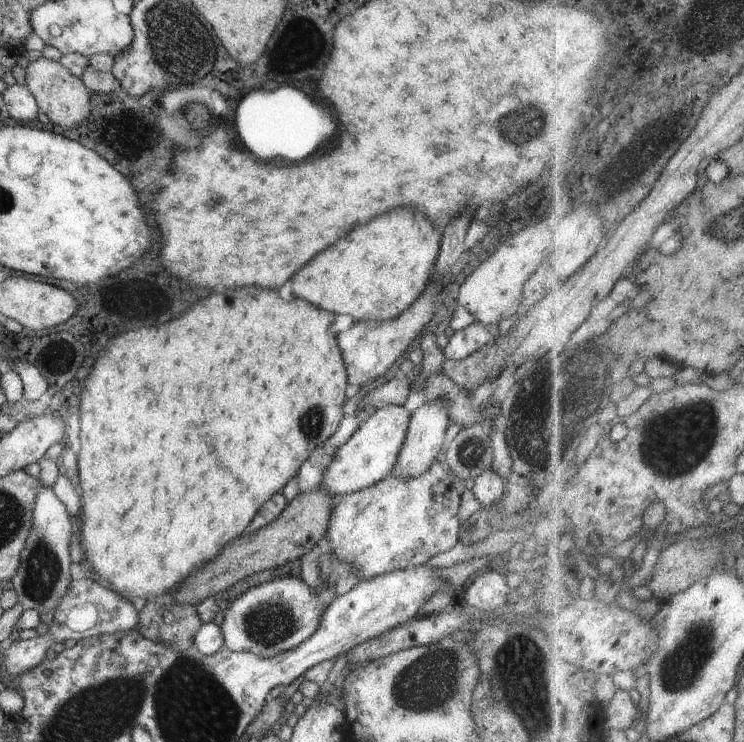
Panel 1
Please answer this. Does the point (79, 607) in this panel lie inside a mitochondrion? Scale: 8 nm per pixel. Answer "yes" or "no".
no

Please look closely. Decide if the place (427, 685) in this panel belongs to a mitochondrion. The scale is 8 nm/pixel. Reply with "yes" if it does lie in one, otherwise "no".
yes

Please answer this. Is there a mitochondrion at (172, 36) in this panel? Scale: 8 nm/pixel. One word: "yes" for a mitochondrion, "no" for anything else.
yes

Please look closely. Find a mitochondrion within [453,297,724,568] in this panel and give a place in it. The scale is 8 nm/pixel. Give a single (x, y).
(544, 418)

